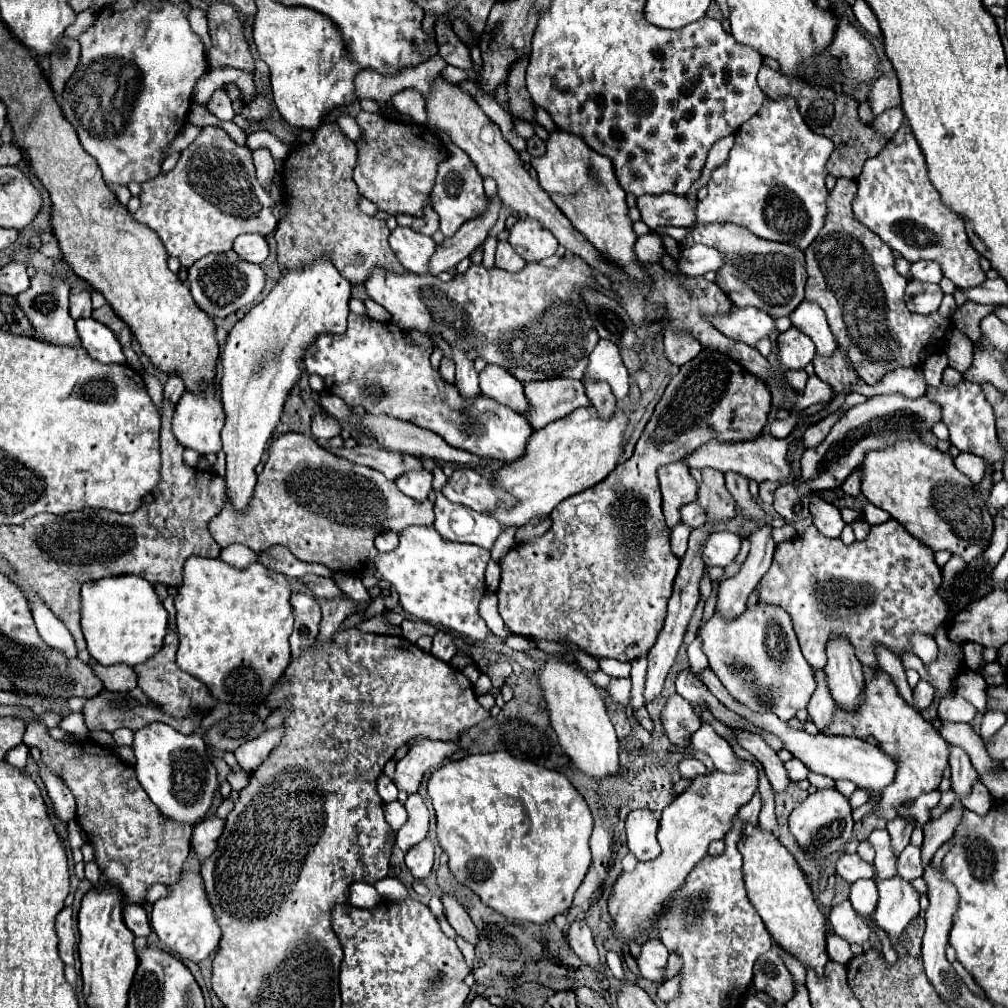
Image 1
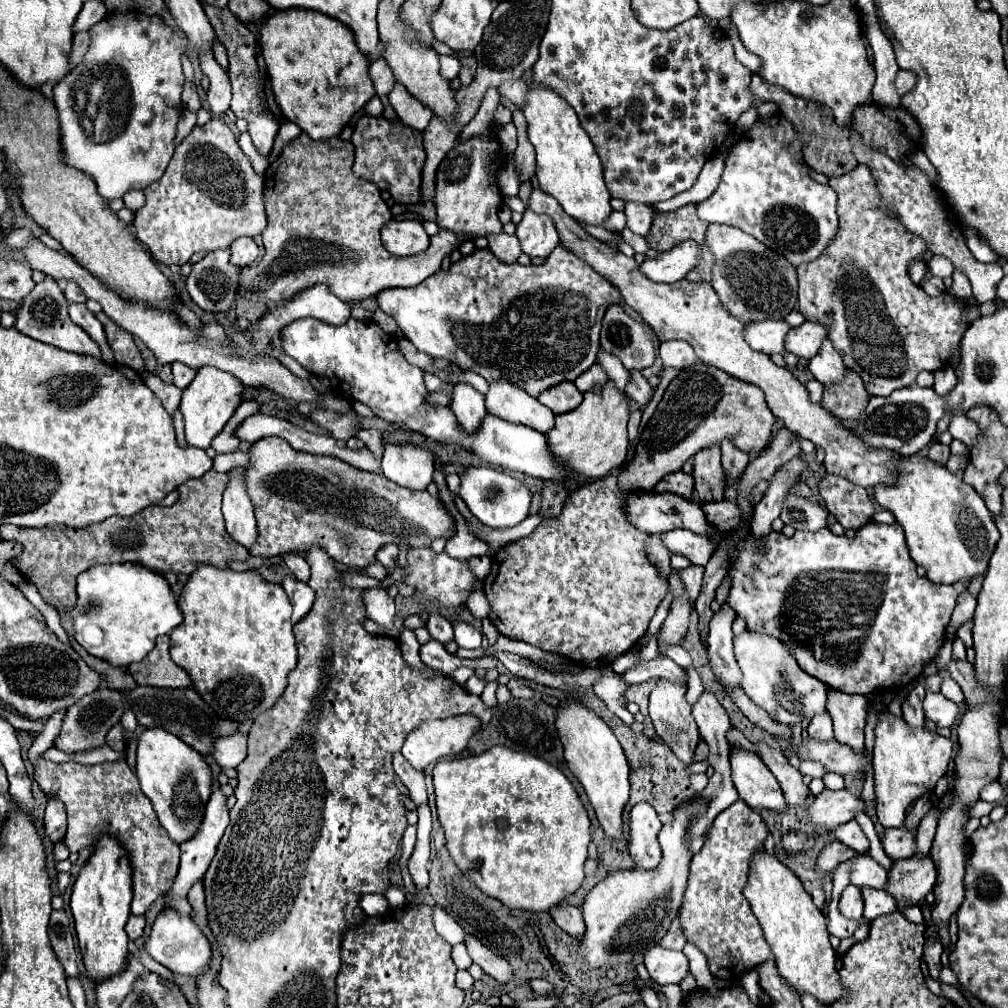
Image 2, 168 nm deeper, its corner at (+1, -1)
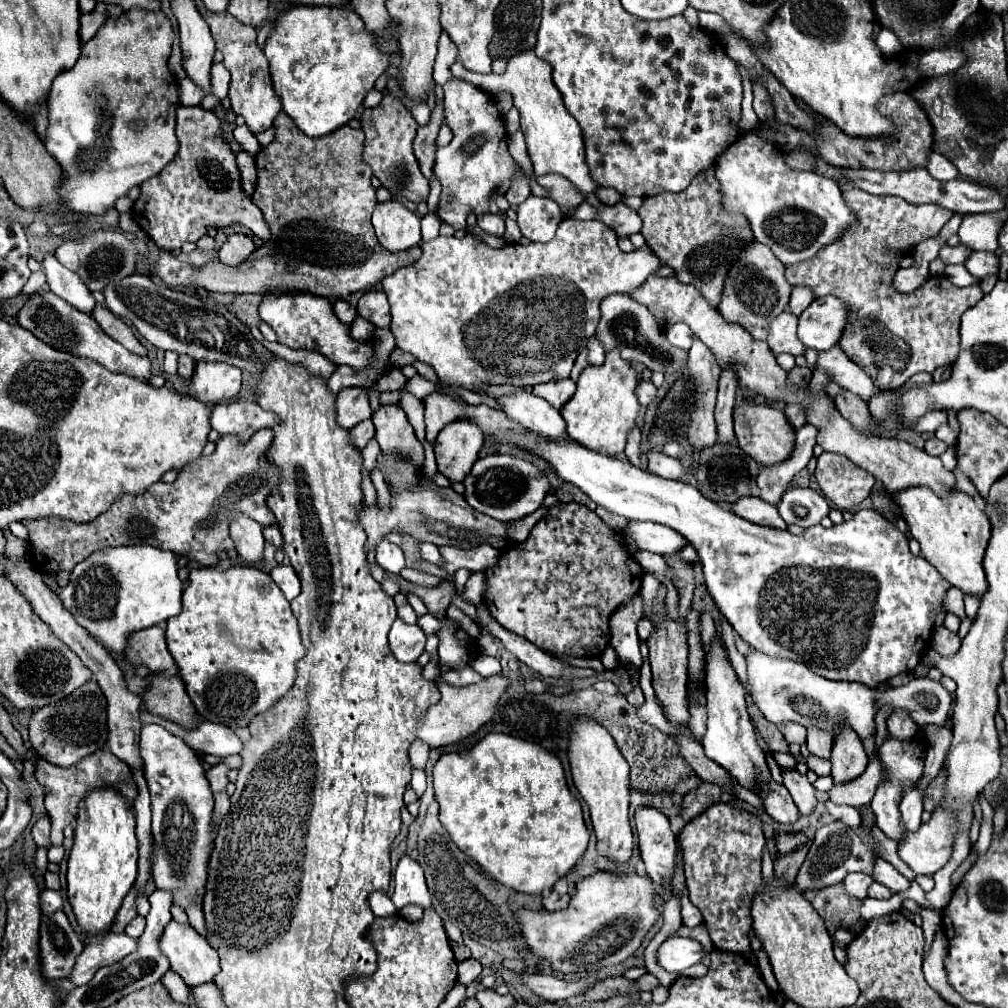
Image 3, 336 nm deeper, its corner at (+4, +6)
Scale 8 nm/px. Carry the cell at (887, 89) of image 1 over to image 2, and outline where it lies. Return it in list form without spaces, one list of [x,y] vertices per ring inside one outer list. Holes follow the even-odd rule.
[[[899,70],[899,74],[897,74],[897,80],[895,80],[897,92],[903,96],[905,92],[909,92],[909,90],[913,88],[913,82],[915,82],[915,76],[913,76],[913,72],[909,72],[909,70]]]

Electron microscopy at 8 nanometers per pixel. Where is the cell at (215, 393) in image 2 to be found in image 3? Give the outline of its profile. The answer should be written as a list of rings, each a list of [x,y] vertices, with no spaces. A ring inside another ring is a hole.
[[[198,361],[188,385],[188,395],[204,405],[218,405],[240,393],[242,371],[226,363]]]

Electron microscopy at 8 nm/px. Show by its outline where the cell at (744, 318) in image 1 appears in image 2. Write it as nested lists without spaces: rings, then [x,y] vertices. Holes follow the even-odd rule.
[[[763,320],[745,324],[745,340],[753,350],[765,354],[785,354],[785,336],[789,332],[785,320]]]

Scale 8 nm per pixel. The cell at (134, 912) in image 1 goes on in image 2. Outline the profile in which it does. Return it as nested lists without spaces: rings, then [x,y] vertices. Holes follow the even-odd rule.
[[[131,916],[125,930],[129,940],[137,940],[139,936],[143,936],[143,928],[145,928],[145,918],[143,916]]]

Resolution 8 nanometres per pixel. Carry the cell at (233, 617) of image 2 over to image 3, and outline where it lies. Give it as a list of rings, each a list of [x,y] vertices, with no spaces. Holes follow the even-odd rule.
[[[256,567],[192,569],[182,593],[182,613],[168,621],[166,643],[198,713],[212,723],[228,725],[232,729],[246,727],[252,717],[286,695],[296,677],[294,663],[304,657],[296,617],[290,611],[288,599],[272,577]]]

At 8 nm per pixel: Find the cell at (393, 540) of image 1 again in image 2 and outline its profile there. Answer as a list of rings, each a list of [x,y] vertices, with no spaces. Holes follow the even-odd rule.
[[[387,544],[377,552],[377,560],[385,566],[385,568],[393,568],[397,564],[397,552],[399,548],[395,544]]]

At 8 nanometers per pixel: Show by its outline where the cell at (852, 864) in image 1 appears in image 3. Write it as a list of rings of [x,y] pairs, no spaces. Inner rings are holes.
[[[876,857],[874,859],[874,871],[872,871],[872,879],[886,885],[890,891],[898,893],[898,891],[906,891],[910,887],[910,881],[904,879],[890,863],[886,863],[884,859]]]

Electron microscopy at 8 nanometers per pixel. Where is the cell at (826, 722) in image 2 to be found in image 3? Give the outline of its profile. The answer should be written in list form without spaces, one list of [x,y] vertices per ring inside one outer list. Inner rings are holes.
[[[810,727],[808,729],[808,749],[812,755],[818,755],[818,757],[824,757],[824,759],[830,759],[830,751],[832,751],[832,735],[824,729],[816,729],[816,727]]]

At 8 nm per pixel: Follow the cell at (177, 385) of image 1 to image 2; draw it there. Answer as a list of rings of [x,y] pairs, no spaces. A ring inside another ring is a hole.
[[[173,362],[173,384],[181,390],[185,390],[191,380],[195,378],[195,370],[189,368],[187,364],[181,364],[181,362]]]

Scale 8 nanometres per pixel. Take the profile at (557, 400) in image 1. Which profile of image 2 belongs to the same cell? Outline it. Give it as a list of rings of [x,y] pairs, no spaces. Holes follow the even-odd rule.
[[[561,382],[561,384],[541,392],[537,400],[541,404],[545,404],[547,408],[551,408],[553,414],[565,414],[569,410],[575,410],[581,404],[583,394],[575,388],[573,382]]]

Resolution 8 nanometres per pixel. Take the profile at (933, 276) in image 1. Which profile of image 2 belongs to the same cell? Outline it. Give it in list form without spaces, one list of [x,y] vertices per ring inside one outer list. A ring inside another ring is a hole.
[[[933,256],[929,262],[927,262],[927,268],[931,270],[933,276],[939,276],[939,278],[945,278],[945,276],[951,276],[953,270],[951,270],[951,260],[945,258],[945,256]]]

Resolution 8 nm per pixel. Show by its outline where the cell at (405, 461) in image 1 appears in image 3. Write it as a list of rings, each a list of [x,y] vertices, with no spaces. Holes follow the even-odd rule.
[[[228,401],[222,405],[216,405],[210,415],[210,425],[220,435],[234,433],[242,441],[248,441],[248,437],[262,429],[262,427],[274,427],[278,425],[276,413],[264,411],[254,401]]]

